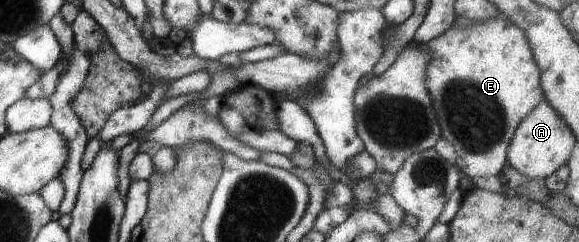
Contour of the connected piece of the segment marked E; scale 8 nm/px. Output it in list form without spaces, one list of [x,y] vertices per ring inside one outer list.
[[[486,18],[470,29],[460,29],[451,24],[444,33],[427,43],[414,43],[412,39],[404,45],[404,49],[412,49],[416,45],[430,51],[430,61],[424,73],[426,91],[431,105],[434,105],[441,137],[454,148],[458,169],[471,178],[498,176],[500,169],[507,164],[507,147],[516,126],[543,99],[539,69],[524,32],[506,18]]]

